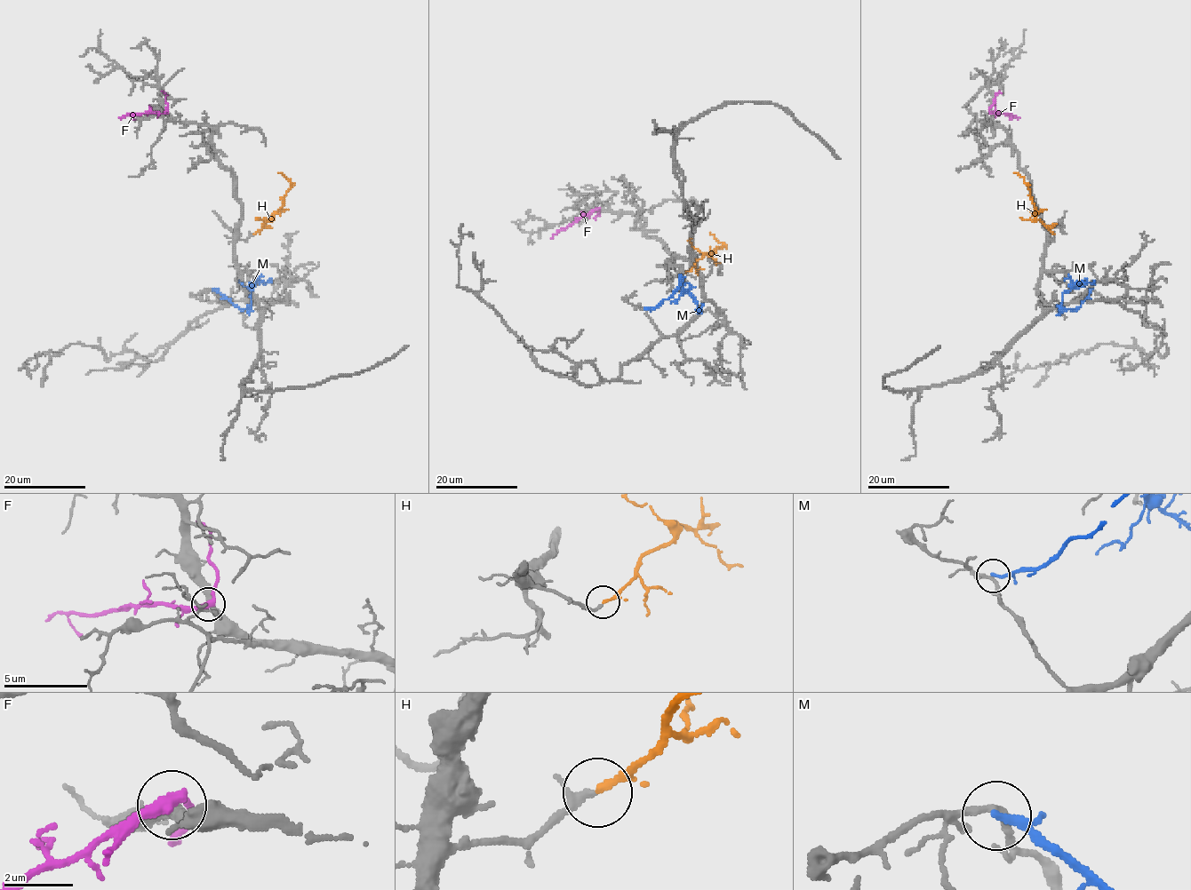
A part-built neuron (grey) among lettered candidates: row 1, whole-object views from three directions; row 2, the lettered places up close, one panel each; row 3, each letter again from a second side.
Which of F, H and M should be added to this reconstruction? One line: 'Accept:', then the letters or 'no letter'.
Accept: H

